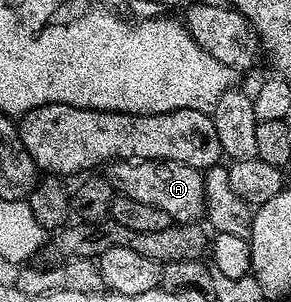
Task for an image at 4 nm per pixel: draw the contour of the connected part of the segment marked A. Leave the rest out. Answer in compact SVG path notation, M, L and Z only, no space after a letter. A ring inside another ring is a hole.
M133 159L111 162L107 169L108 181L119 196L138 199L138 203L150 203L154 207L162 207L162 211L166 211L166 215L170 215L175 224L191 225L205 216L204 173L193 165L184 165L181 161Z

